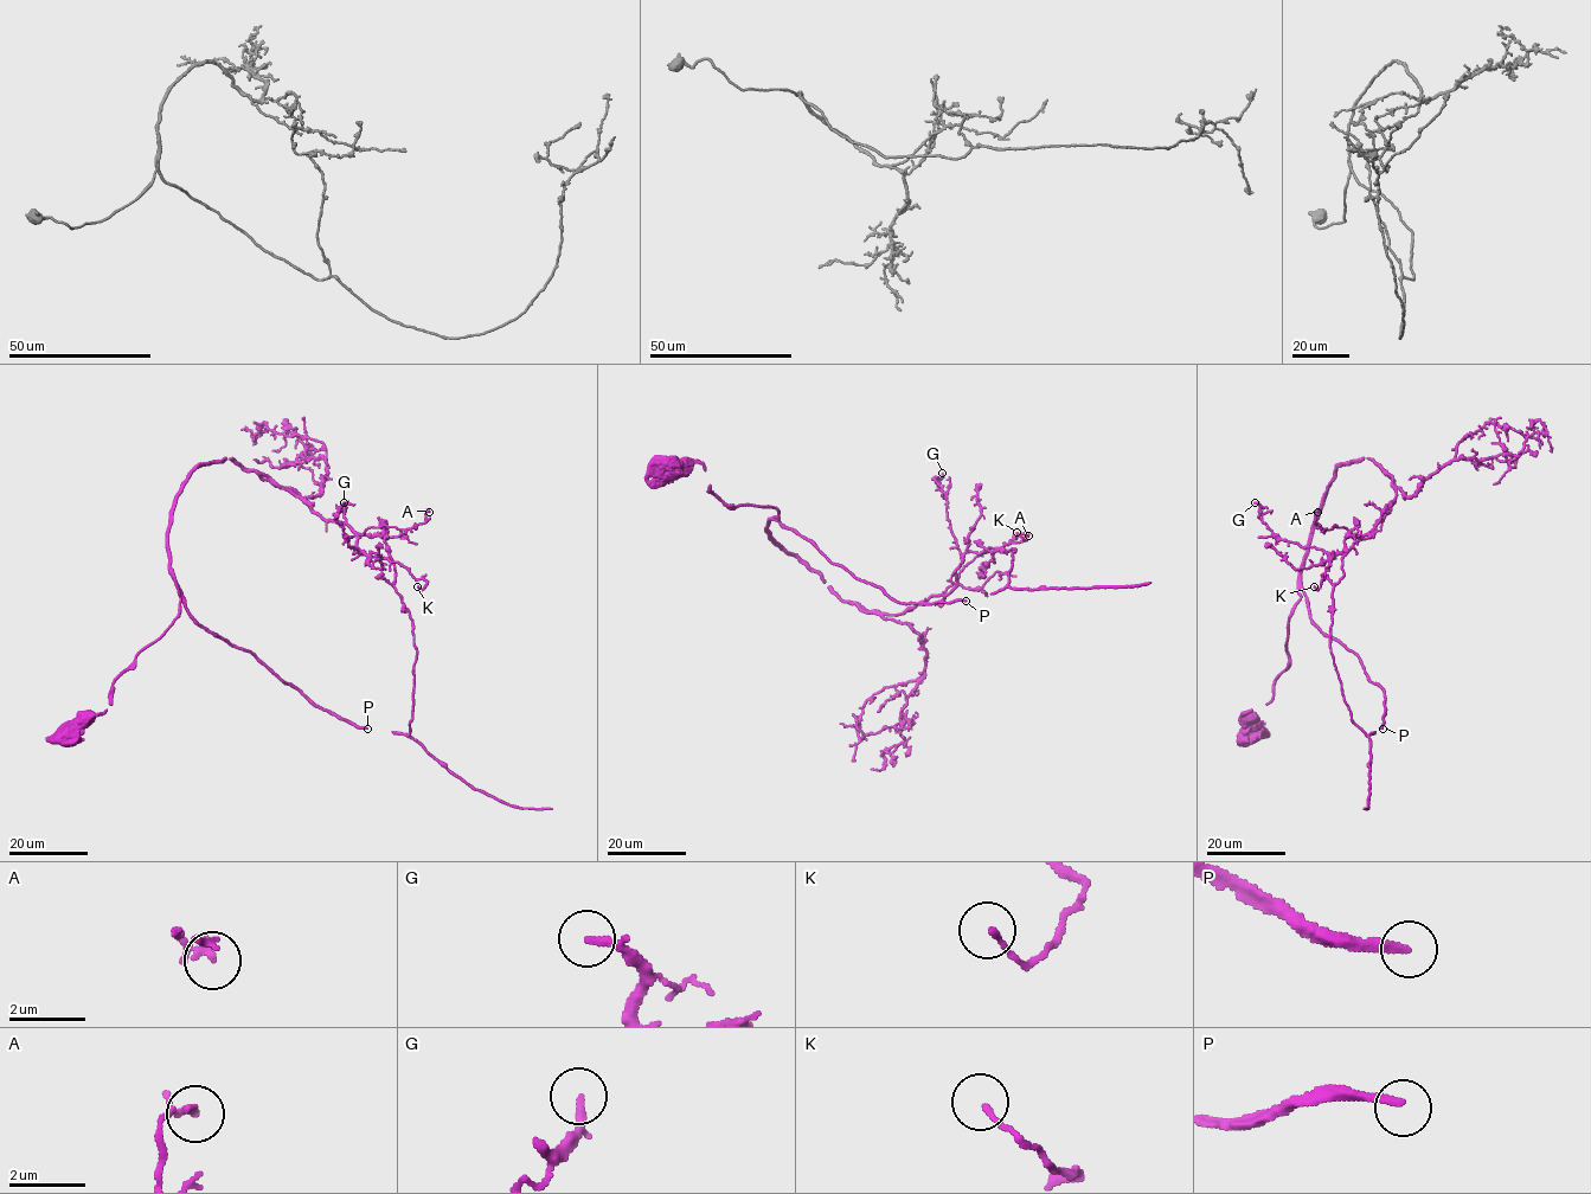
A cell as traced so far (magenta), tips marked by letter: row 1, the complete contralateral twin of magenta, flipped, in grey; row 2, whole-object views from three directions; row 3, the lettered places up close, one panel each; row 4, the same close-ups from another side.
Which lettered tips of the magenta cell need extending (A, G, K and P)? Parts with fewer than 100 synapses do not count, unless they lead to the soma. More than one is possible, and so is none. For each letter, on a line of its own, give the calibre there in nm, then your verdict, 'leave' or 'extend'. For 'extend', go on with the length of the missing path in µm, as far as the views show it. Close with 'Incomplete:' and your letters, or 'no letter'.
A: 240 nm | leave
G: 200 nm | leave
K: 130 nm | leave
P: 200 nm | leave
Incomplete: no letter

